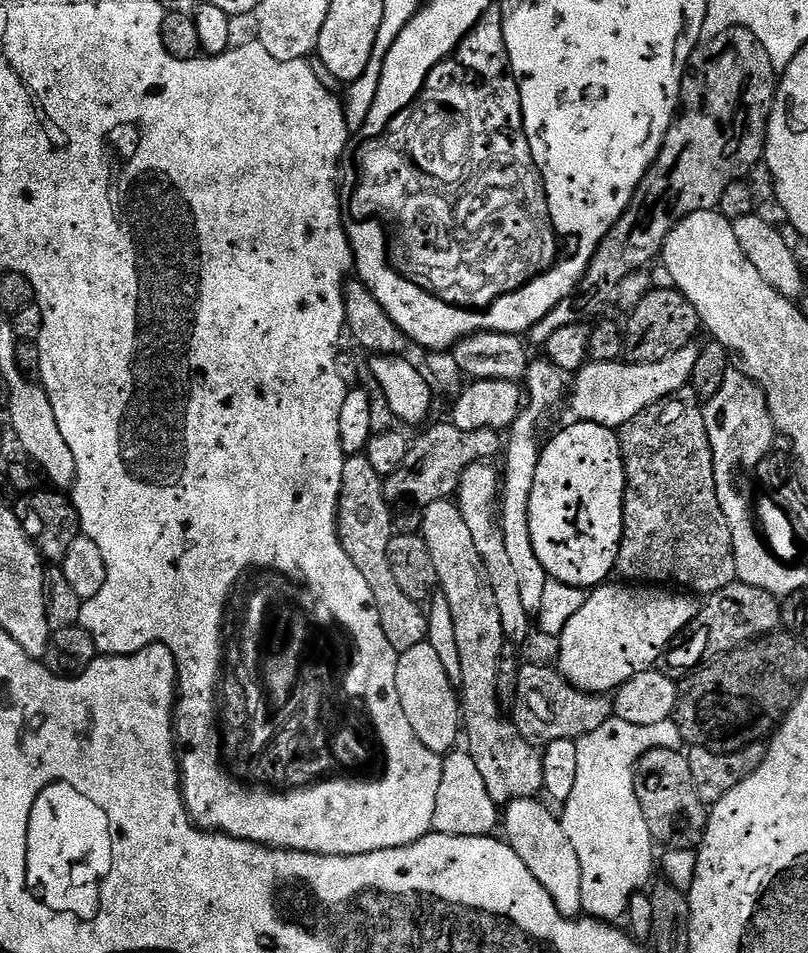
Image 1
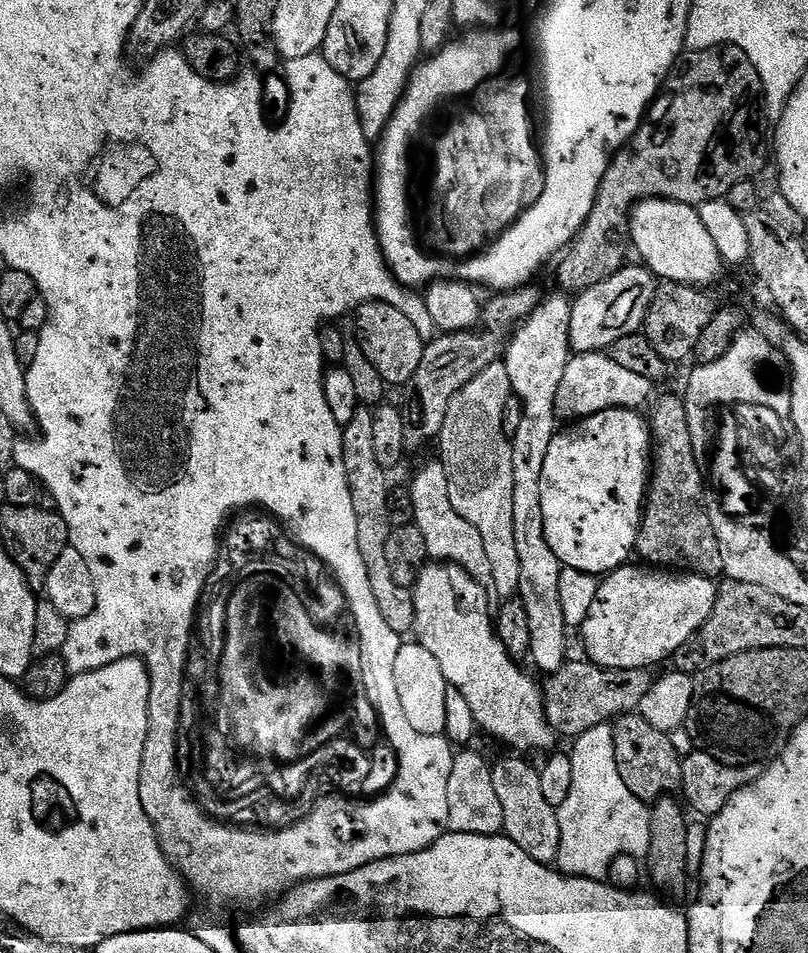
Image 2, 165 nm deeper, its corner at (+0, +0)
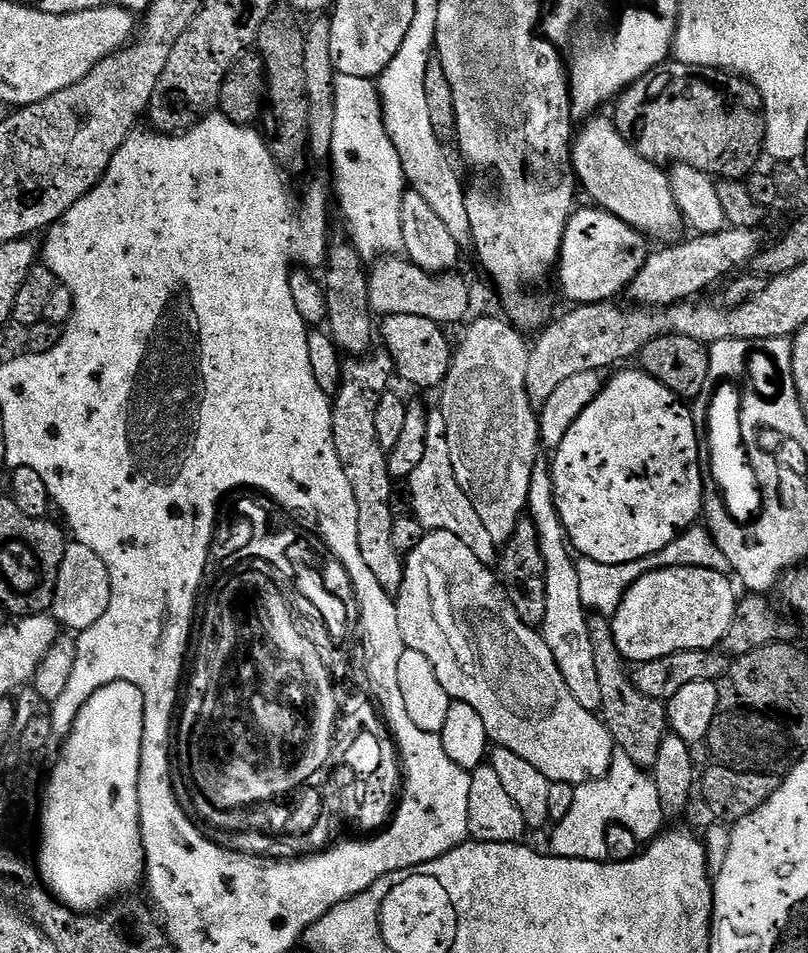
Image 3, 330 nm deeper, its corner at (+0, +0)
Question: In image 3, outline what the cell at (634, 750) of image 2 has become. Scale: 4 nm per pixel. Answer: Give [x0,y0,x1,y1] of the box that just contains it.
[588,615,669,770]

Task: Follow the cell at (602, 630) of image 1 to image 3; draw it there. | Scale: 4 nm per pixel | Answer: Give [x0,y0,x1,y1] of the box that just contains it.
[611,568,738,664]

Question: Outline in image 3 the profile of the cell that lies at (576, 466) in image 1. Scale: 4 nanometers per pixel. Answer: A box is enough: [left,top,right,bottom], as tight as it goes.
[550,370,706,564]

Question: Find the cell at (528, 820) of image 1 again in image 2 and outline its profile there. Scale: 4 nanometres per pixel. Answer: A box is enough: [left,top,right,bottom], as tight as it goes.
[492,760,560,865]

